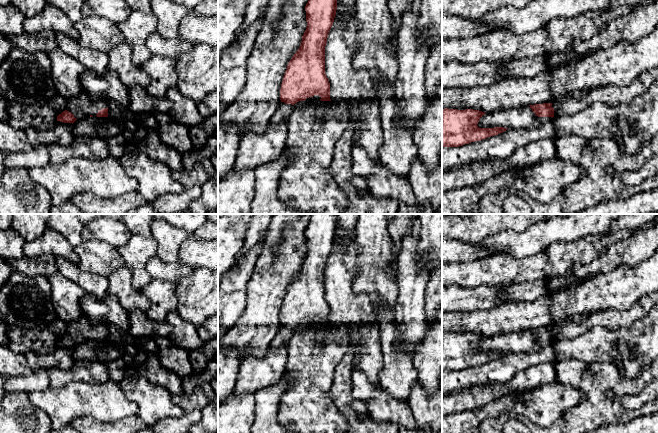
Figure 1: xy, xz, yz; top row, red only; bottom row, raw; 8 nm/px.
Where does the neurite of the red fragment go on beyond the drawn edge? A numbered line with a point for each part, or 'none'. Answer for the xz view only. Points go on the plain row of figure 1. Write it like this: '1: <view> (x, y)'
1: xz (284, 334)

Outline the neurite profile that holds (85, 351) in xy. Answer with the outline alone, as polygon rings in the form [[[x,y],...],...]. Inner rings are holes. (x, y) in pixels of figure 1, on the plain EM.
[[[84,341],[73,347],[73,357],[76,363],[80,362],[104,362],[115,360],[122,356],[124,343],[116,341]]]

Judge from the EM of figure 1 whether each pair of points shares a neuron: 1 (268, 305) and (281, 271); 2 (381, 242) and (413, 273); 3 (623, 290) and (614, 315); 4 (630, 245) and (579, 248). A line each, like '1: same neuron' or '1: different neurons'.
1: same neuron
2: different neurons
3: different neurons
4: different neurons

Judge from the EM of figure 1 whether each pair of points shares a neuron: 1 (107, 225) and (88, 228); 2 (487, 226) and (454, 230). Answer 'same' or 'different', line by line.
1: same
2: same

